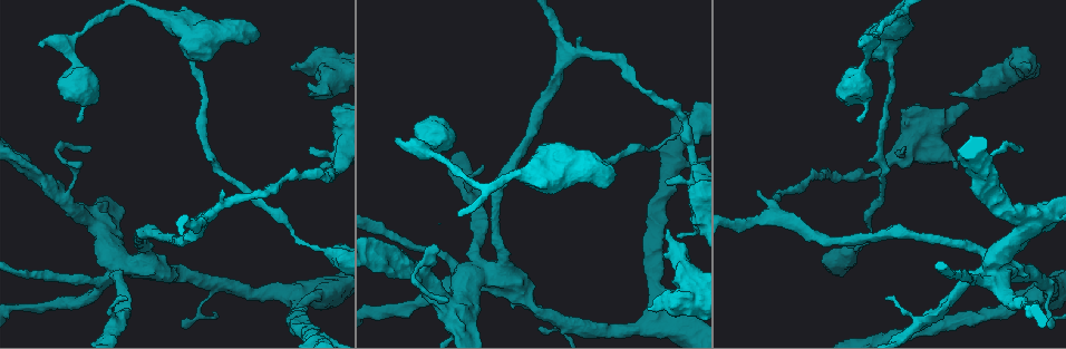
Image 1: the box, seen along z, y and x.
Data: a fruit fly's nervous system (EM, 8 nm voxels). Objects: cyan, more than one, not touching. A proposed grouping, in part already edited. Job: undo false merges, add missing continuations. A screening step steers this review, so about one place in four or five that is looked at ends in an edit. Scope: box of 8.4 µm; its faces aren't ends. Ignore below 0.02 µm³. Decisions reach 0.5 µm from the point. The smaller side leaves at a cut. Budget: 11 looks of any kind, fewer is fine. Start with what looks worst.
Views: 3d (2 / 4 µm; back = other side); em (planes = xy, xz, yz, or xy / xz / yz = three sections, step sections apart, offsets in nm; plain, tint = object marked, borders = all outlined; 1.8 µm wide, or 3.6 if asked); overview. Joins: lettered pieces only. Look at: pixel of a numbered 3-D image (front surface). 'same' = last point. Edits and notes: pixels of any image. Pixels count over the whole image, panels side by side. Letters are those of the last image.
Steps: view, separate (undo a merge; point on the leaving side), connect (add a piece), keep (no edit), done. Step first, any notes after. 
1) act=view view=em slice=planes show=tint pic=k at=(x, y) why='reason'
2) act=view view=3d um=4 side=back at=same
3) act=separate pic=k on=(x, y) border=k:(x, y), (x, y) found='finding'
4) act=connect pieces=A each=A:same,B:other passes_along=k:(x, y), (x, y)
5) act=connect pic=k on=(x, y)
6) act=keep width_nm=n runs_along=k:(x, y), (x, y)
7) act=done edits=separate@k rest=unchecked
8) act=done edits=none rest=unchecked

act=view view=em slice=planes show=borders pic=1 at=(995, 271) why='sudden change in width'

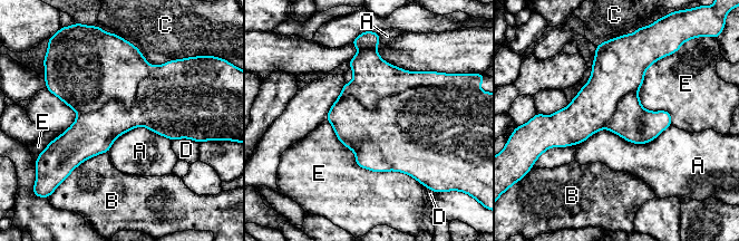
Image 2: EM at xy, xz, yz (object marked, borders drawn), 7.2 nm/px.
act=separate pic=2 on=(375, 79) each=A:other,B:other,C:other,D:other,E:other part_leaving=2:(651, 59), (639, 61), (557, 143) found='a second neuron is stuck on'

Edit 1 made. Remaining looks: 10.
act=view view=overview

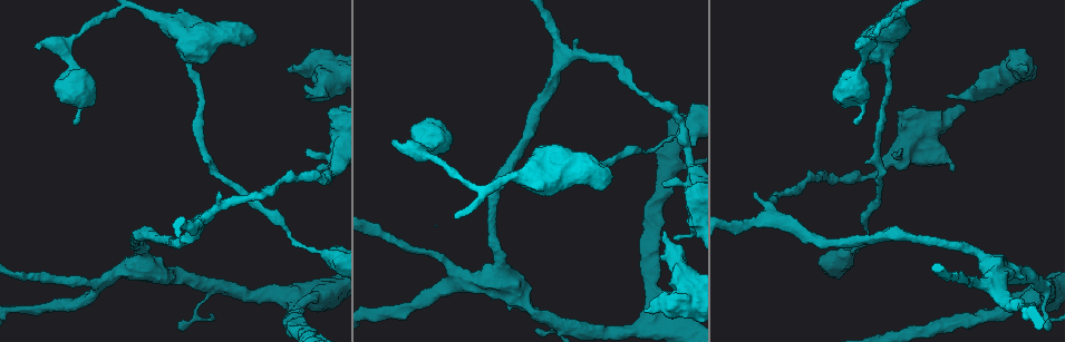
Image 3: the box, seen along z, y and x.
act=view view=em slice=yz step=16 show=borders pic=3 at=(662, 233) why='branch stops here'

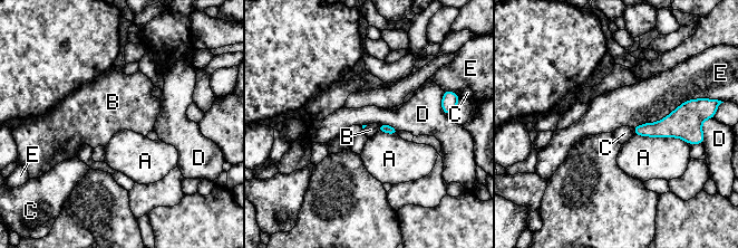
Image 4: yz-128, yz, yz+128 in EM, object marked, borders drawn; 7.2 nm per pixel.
act=view view=em slice=planes show=borders at=same why='cut it another way'

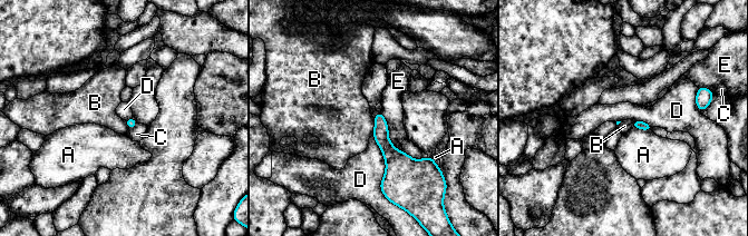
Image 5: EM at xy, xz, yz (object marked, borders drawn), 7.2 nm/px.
act=keep each=A:other,B:other,C:other,D:other,E:other found='none of them fits'

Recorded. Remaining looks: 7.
act=view view=3d um=4 pic=3 at=(1026, 71) why='an open end'

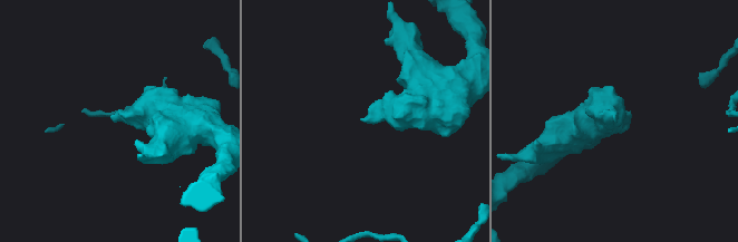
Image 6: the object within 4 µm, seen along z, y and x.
act=view view=em slice=planes show=tint pic=6 at=(614, 119)

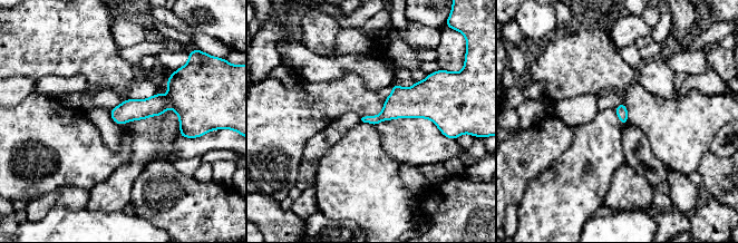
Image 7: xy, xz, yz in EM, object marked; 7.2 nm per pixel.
act=view view=em slice=planes show=borders at=same

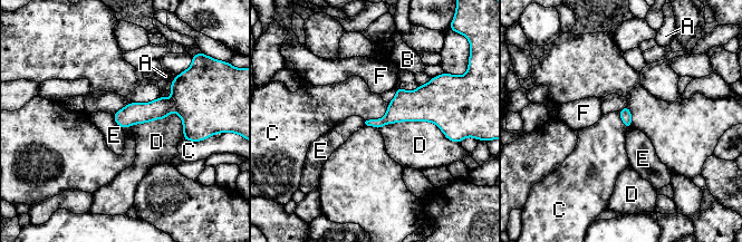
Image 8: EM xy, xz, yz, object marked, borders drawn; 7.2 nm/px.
act=keep each=A:other,B:other,C:other,D:other,E:other,F:other runs_along=8:(116, 116), (162, 107), (192, 116) found='none of them fits'

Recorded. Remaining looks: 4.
act=view view=em slice=xz step=4 show=tint pic=3 at=(283, 182) why='a narrow waist'

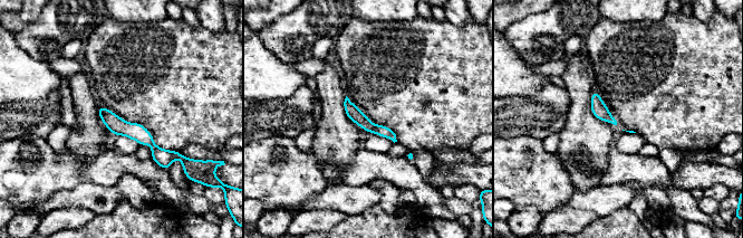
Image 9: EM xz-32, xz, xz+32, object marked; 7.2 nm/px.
act=view view=em slice=yz step=4 show=borders at=same why='cut it another way'

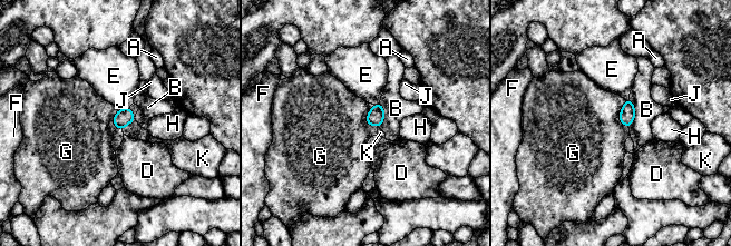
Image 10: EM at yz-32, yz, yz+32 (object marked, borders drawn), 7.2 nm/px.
act=keep width_nm=110 each=A:other,B:other,D:other,E:other,F:other,G:other,H:other,J:other,K:other border=10:(624, 100), (619, 119), (629, 129) found='one neuron here'

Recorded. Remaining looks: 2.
act=done edits=separate@2 rest=unchecked

